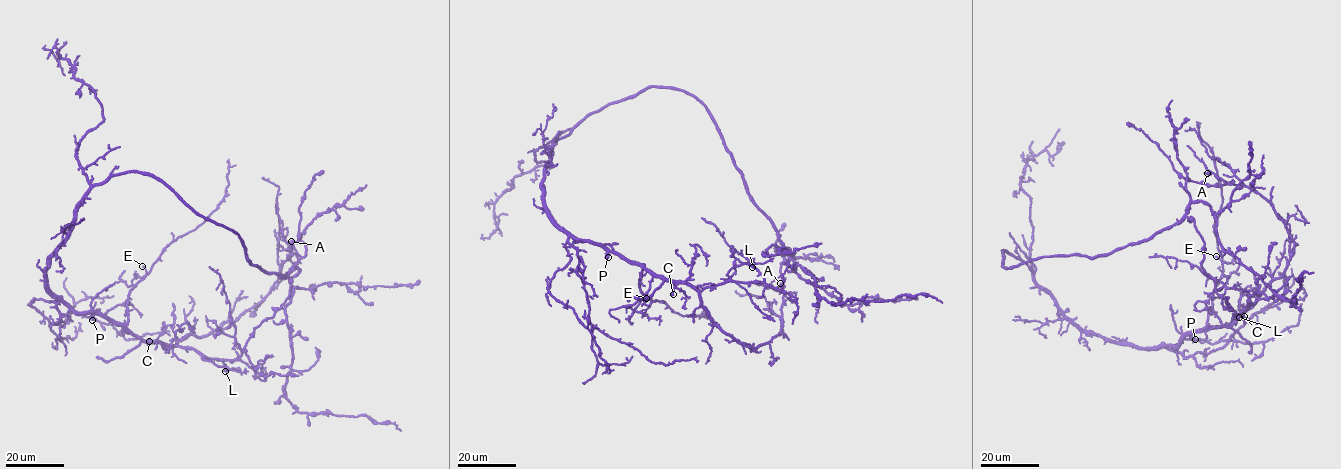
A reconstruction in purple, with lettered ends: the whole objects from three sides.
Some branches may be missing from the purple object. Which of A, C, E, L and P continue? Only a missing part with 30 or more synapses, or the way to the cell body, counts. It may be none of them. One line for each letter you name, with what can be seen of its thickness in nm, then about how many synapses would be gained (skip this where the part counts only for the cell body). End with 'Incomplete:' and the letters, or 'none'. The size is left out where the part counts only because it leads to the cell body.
Incomplete: none

